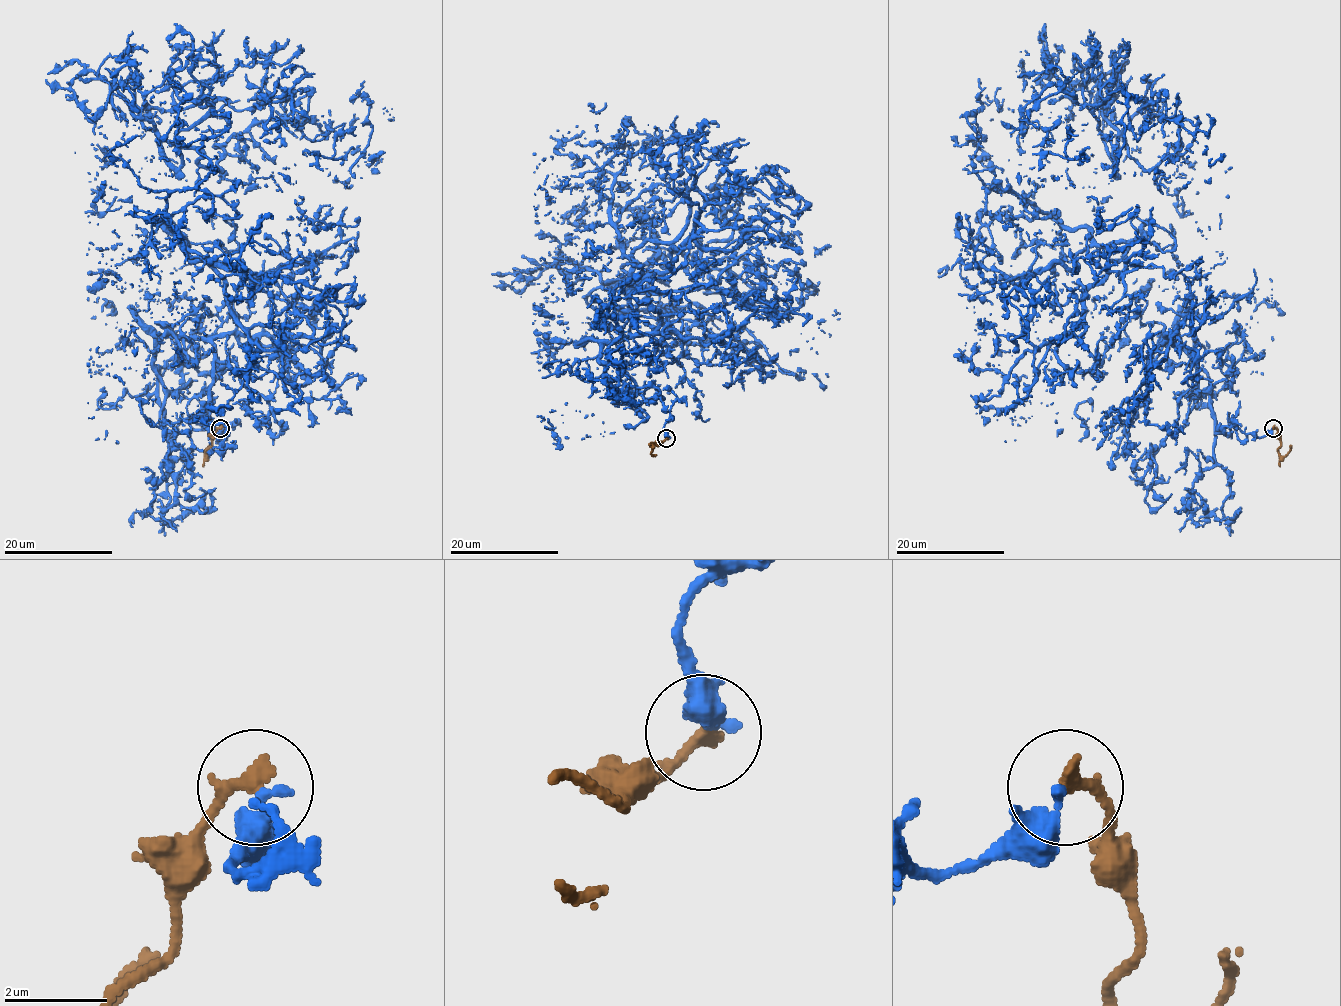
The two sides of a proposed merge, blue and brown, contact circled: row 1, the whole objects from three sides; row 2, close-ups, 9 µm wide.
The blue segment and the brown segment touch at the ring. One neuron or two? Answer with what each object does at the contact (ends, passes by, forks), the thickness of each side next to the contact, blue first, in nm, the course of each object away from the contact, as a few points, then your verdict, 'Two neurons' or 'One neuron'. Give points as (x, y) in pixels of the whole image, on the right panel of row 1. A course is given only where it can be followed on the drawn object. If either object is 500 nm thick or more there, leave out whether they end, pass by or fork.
At the ring blue passes by. At the ring brown ends. Thickness 260 nm (blue) against 300 nm. Course of blue: (1272, 428), (1166, 333), (1200, 269), (1011, 189), (1062, 97), (1114, 167), (1203, 131), (1155, 173). Course of brown: (1273, 428), (1277, 431), (1279, 453), (1284, 456), (1291, 445). Two neurons

